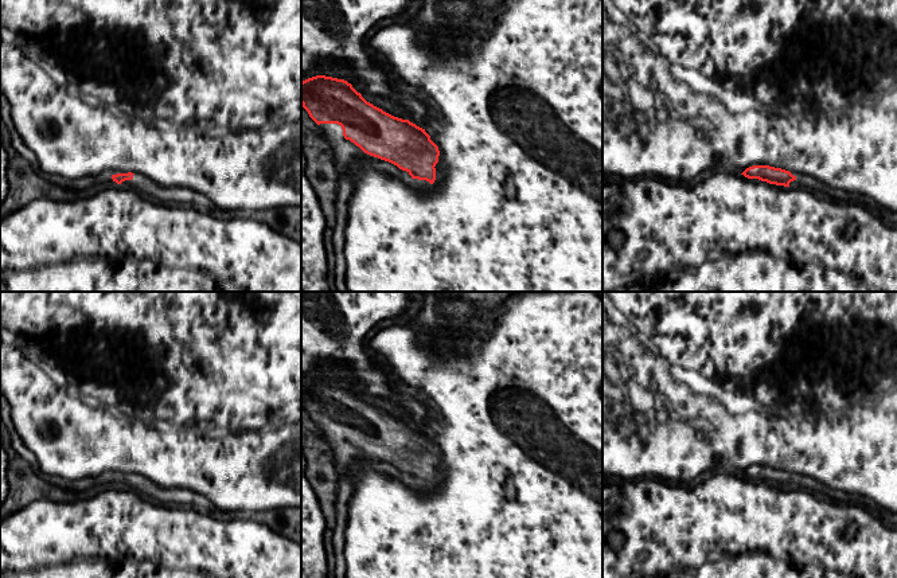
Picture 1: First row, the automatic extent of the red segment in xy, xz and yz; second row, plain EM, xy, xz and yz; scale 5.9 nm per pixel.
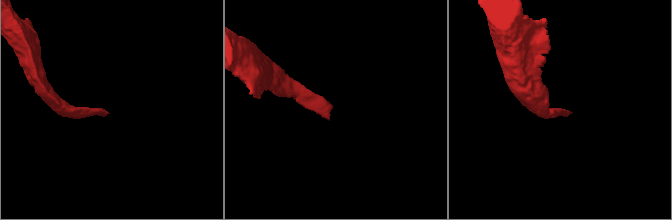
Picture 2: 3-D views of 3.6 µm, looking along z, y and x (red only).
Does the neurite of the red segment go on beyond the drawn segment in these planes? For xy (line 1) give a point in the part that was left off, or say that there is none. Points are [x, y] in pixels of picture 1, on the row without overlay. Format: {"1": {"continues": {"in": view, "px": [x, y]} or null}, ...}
{"1": {"continues": {"in": "xy", "px": [172, 496]}}}

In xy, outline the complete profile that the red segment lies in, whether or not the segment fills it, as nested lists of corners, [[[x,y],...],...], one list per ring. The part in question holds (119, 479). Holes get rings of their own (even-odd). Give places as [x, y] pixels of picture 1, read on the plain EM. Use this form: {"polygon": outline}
{"polygon": [[[117,474],[112,476],[112,480],[117,485],[134,491],[144,497],[160,504],[191,507],[199,512],[206,512],[210,515],[219,513],[219,511],[208,499],[187,489],[160,487],[141,474]]]}

